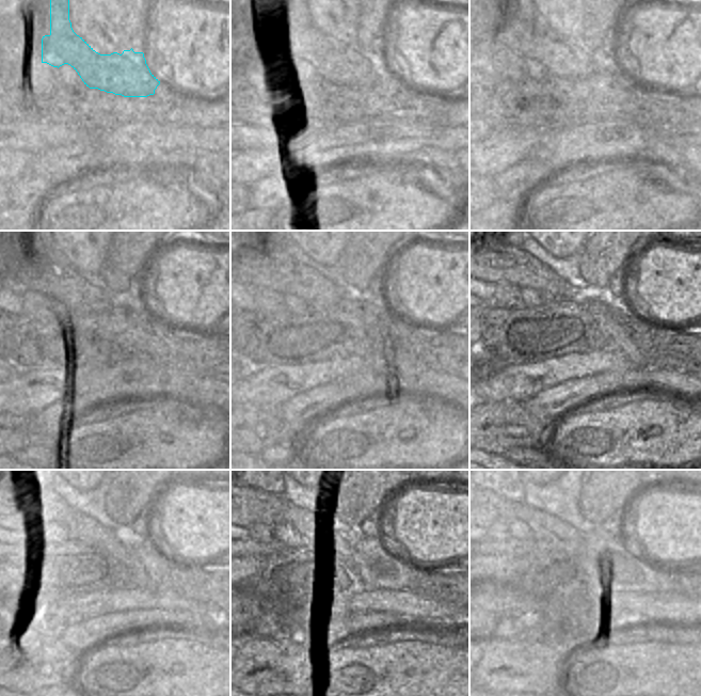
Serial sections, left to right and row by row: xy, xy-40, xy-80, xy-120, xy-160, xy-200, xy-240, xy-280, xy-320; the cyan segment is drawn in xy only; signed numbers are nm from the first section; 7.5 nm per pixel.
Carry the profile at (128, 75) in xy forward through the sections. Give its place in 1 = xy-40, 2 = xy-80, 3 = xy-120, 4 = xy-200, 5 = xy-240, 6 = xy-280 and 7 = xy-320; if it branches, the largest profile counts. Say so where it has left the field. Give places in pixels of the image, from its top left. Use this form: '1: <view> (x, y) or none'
1: xy-40 (337, 63)
2: xy-80 (566, 58)
3: xy-120 (64, 283)
4: xy-200 (500, 264)
5: xy-240 (13, 505)
6: xy-280 (252, 506)
7: xy-320 (491, 507)

